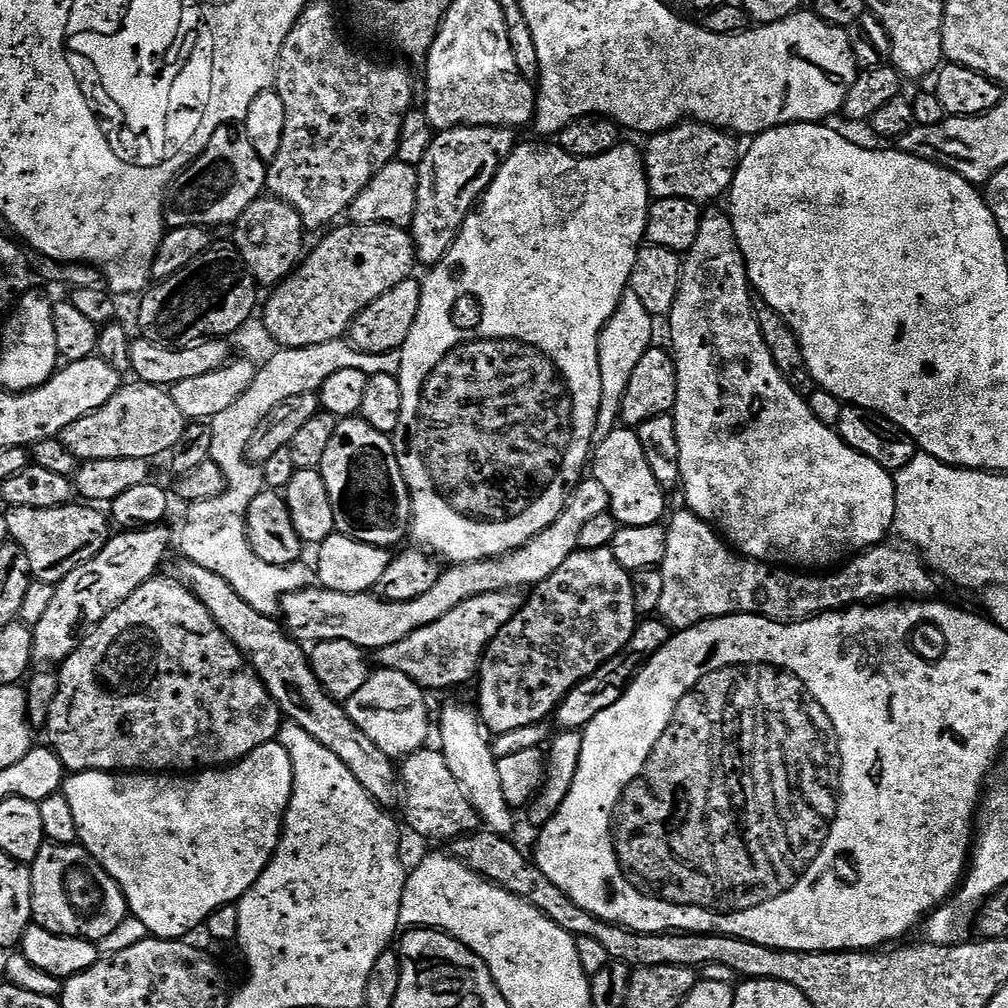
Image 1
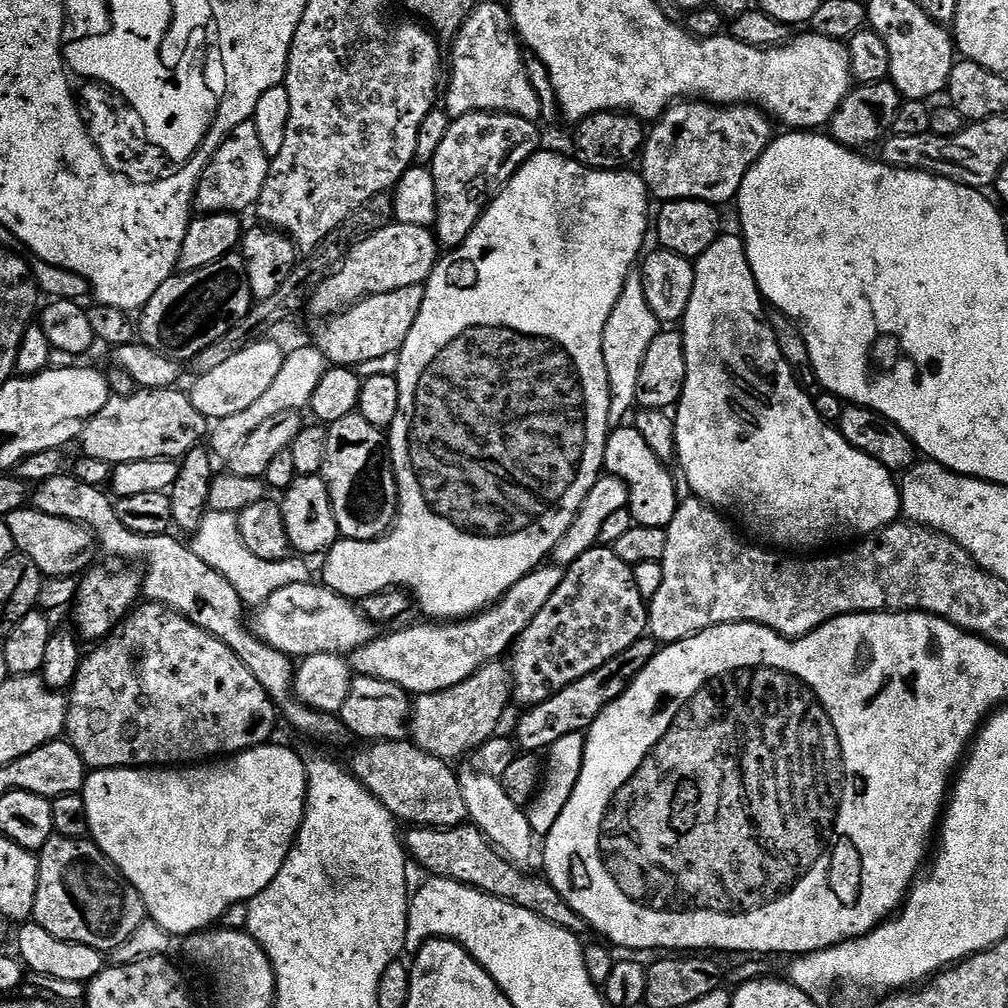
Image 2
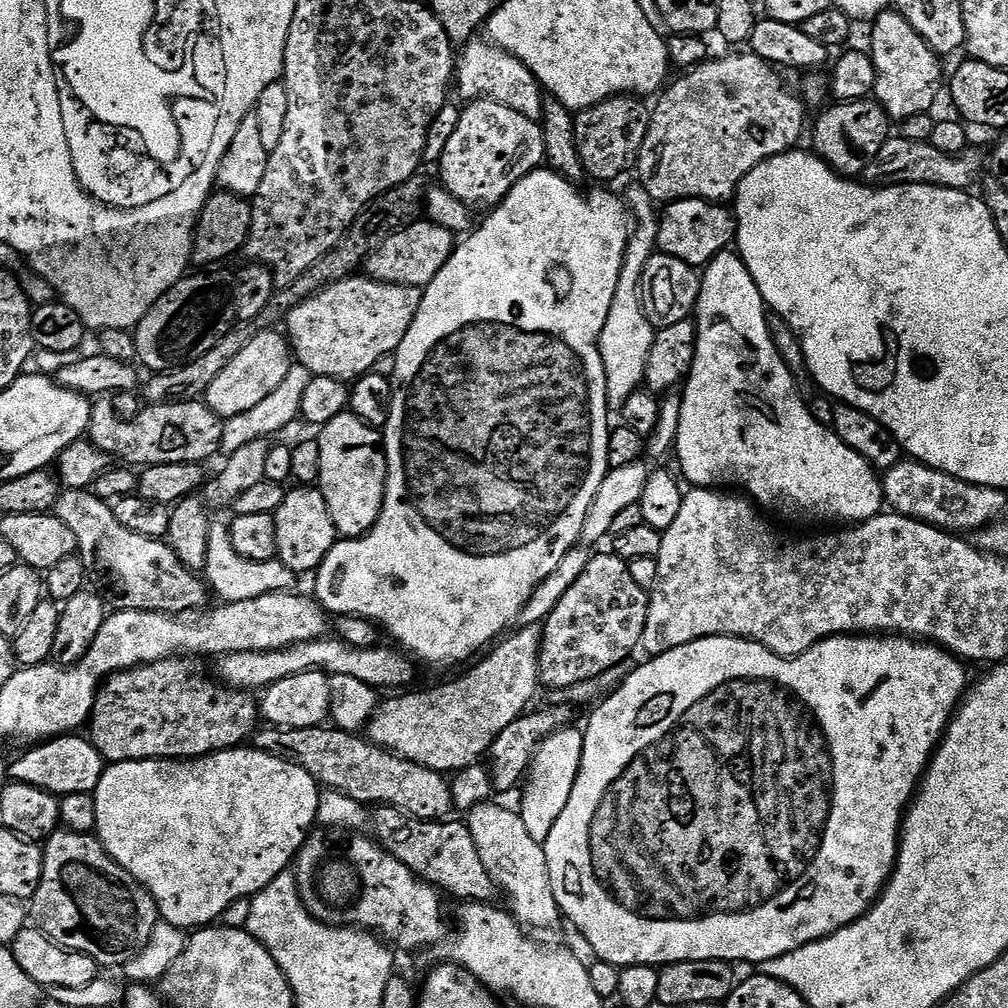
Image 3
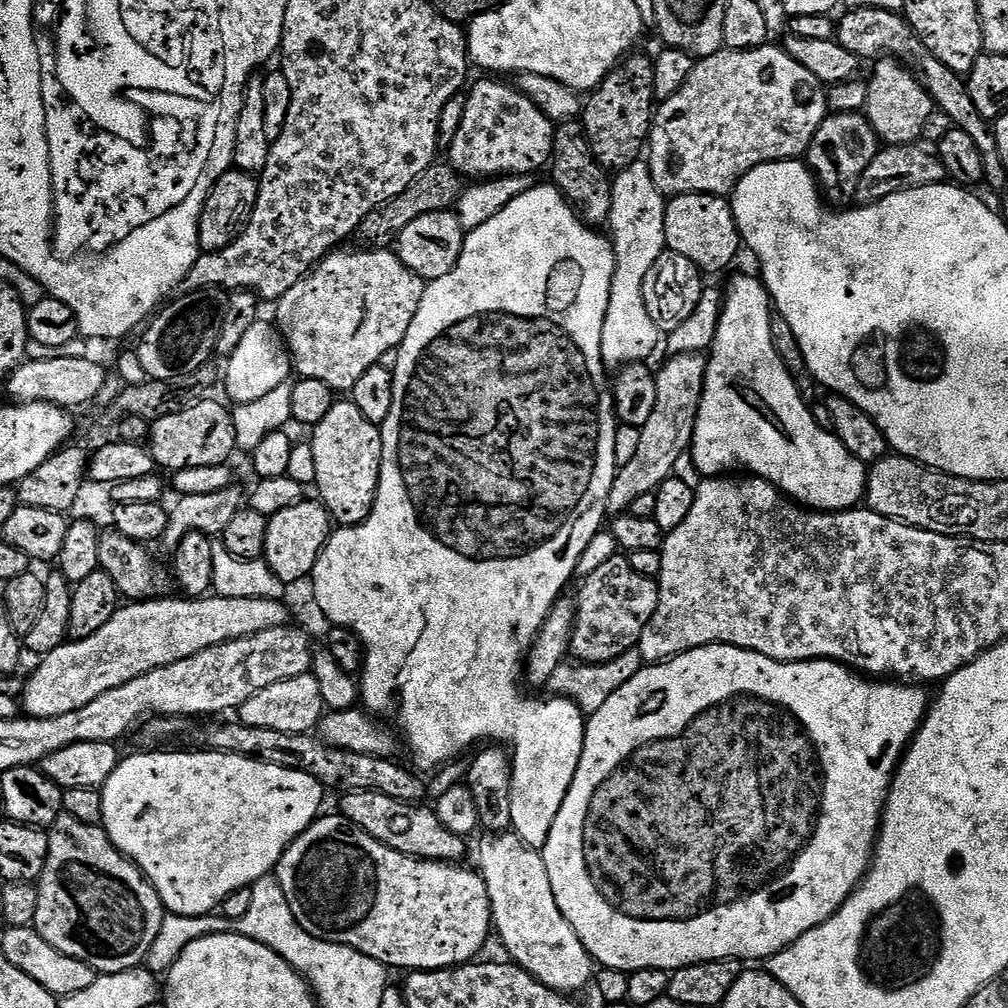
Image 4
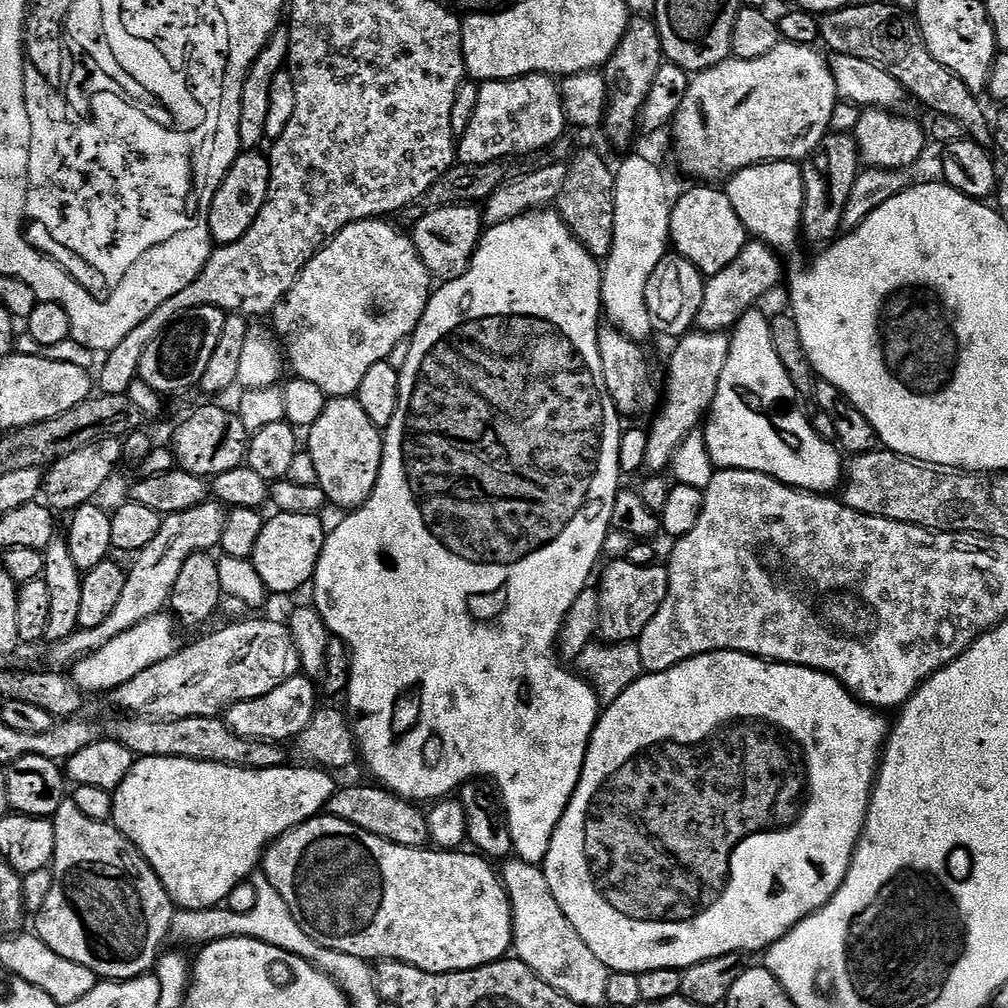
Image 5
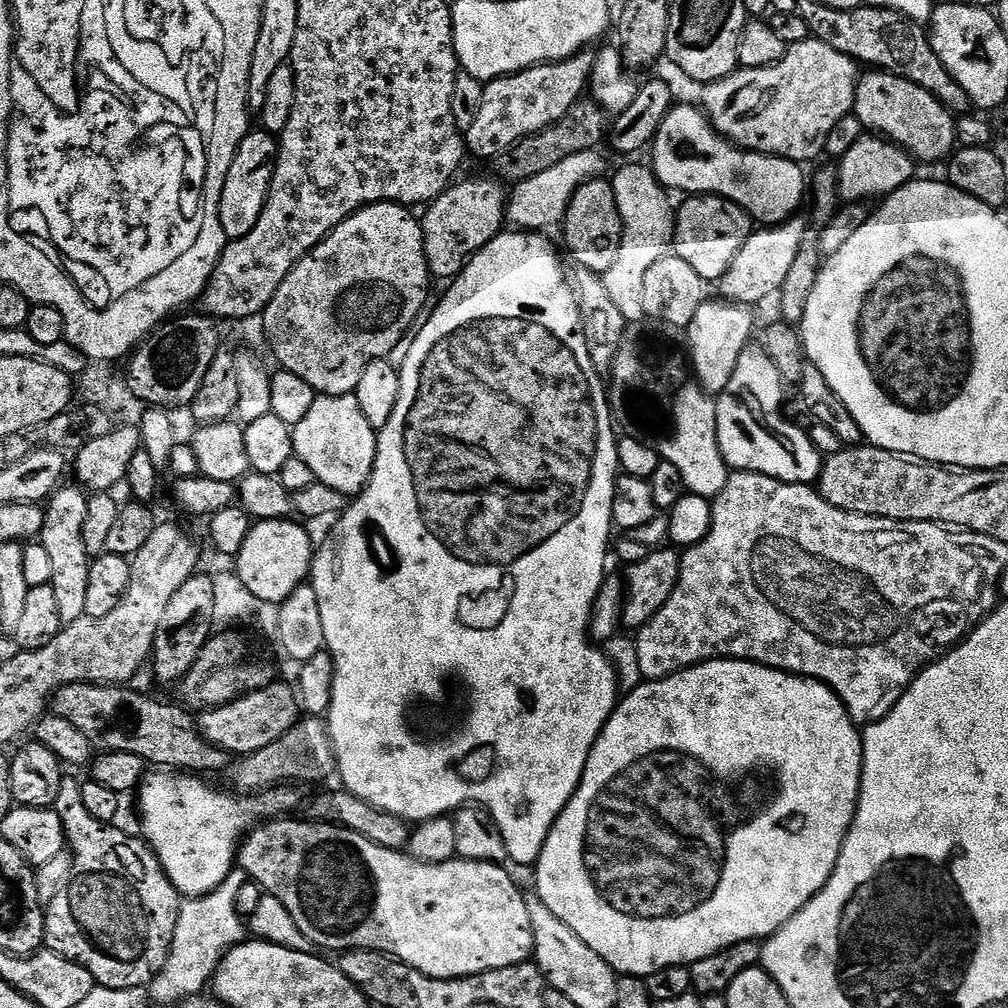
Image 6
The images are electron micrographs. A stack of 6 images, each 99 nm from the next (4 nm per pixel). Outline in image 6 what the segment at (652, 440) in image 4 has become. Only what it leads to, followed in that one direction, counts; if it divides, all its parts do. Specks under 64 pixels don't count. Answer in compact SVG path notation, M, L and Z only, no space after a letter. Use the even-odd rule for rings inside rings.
M709 299L702 306L698 306L698 314L694 314L694 322L686 330L687 352L690 357L690 368L695 379L699 381L704 392L709 394L719 394L726 390L726 382L734 374L734 368L738 366L738 358L742 350L749 347L752 336L752 316L747 307L743 304L730 304L723 299Z

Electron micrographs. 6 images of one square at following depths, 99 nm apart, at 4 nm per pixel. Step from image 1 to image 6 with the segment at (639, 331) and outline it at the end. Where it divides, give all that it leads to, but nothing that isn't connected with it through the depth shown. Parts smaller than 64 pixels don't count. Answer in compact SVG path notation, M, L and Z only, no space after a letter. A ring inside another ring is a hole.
M624 162L624 165L611 177L610 183L614 190L614 198L618 202L618 214L622 218L624 233L622 234L622 250L618 250L618 259L614 261L614 266L602 274L606 294L610 294L610 302L618 306L618 311L623 314L625 321L635 322L645 319L644 307L642 306L642 293L646 274L654 262L658 262L662 257L669 255L673 247L672 234L676 231L676 218L674 215L674 204L668 201L669 193L666 191L660 179L652 172L647 163L632 164L636 162Z

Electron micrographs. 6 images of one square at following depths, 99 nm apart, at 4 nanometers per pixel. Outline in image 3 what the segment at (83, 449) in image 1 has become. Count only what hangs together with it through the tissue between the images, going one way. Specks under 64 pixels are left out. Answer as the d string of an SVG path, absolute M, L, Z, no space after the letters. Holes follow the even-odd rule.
M100 398L93 403L90 422L88 423L87 439L94 446L107 453L110 458L118 459L128 466L147 466L149 464L173 464L186 462L187 464L203 465L212 455L220 452L220 443L224 434L225 421L215 416L208 409L207 403L191 400L185 404L148 404L141 407L140 413L133 421L123 421L115 412L111 399Z

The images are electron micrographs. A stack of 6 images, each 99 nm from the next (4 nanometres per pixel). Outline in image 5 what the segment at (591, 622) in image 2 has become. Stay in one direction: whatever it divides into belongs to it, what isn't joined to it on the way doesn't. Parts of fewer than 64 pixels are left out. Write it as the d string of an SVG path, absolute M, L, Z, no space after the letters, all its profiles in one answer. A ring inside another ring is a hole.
M627 558L611 561L604 573L601 571L598 591L600 594L599 635L607 643L620 644L639 641L644 628L658 614L668 593L668 569L660 566L635 565Z

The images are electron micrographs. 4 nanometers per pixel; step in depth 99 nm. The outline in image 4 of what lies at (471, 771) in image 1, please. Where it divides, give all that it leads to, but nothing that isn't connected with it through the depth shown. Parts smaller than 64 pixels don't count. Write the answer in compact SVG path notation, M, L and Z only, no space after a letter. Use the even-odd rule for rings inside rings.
M488 834L485 837L480 844L478 871L484 878L484 885L488 887L495 935L500 935L505 950L512 955L509 956L511 963L519 964L535 980L561 994L574 994L572 992L586 987L587 984L589 987L594 980L594 961L586 946L582 946L574 926L570 926L562 910L558 910L558 902L550 886L550 874L546 874L543 855L537 849L524 844L515 834Z

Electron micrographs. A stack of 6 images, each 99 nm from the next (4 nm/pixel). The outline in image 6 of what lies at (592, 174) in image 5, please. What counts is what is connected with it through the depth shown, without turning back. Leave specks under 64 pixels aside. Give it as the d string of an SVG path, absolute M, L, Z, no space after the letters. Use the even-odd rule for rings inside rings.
M607 179L587 180L578 190L574 190L574 198L570 198L570 206L564 215L562 231L564 244L579 267L603 274L610 270L610 266L614 266L614 261L618 259L618 250L622 250L624 227L618 214L614 190Z

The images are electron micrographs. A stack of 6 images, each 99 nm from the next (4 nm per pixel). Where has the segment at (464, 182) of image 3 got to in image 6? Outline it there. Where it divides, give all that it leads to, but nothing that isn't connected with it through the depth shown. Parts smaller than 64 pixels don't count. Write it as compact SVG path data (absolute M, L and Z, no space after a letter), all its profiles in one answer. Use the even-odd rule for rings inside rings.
M585 50L569 60L557 60L555 64L535 64L511 76L500 76L484 84L482 106L466 133L469 153L481 156L485 162L500 156L522 138L558 122L585 95L592 78L596 61L591 51Z

